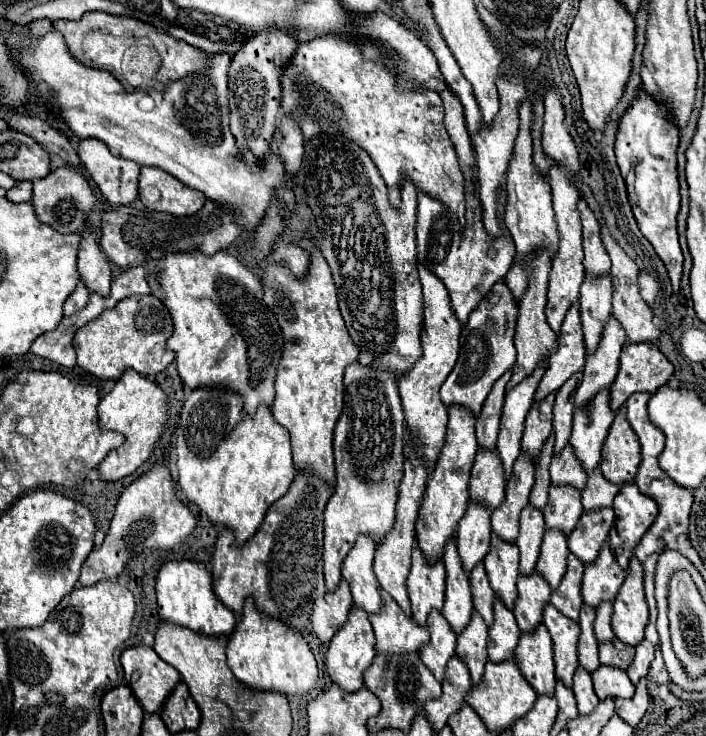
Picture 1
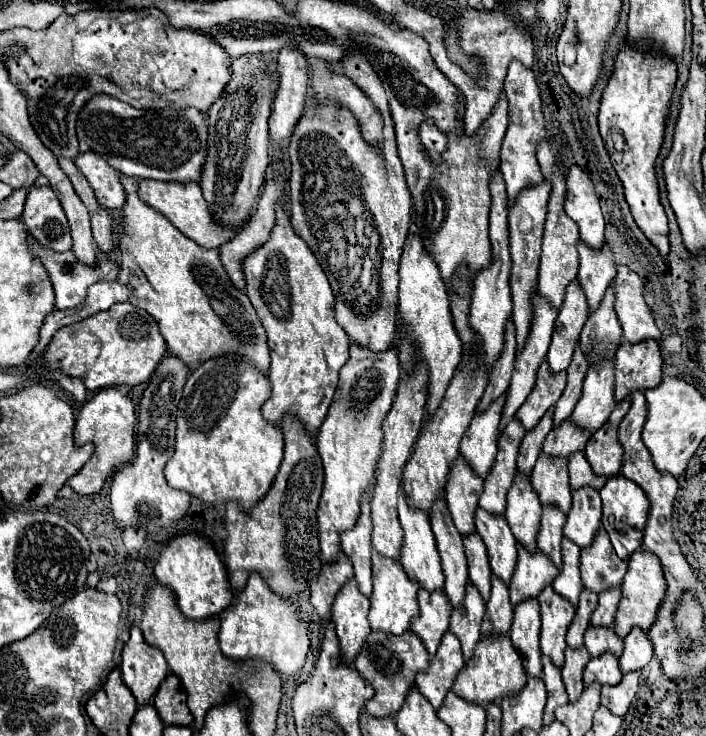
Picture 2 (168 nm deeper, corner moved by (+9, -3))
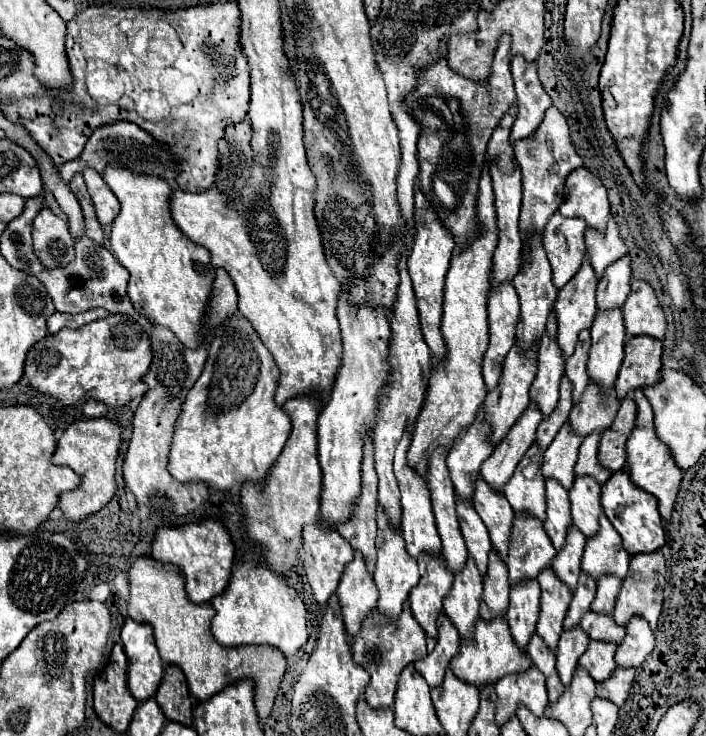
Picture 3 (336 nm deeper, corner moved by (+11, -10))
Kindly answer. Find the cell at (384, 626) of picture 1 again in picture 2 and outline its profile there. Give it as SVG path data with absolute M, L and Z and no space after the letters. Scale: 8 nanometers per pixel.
M373 552L373 594L371 594L371 610L369 610L371 628L389 634L403 634L409 628L411 620L419 614L417 590L419 584L405 574L399 560Z

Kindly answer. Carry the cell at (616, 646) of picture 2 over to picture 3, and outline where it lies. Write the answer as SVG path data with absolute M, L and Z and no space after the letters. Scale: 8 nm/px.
M587 611L579 623L581 629L589 635L593 641L607 641L607 643L621 643L625 639L625 627L619 627L613 617L599 615L593 611Z

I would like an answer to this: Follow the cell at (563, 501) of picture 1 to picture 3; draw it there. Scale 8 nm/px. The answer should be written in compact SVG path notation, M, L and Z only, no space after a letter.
M565 423L561 431L555 435L551 445L543 451L543 463L541 473L545 479L557 479L565 489L573 485L575 473L573 465L577 461L577 449L581 445L583 437L573 435L569 431L569 425Z

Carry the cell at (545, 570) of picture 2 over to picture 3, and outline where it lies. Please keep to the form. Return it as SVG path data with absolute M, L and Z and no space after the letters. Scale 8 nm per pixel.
M517 515L509 541L509 583L517 585L527 579L537 579L543 569L549 569L557 551L549 543L543 525L529 515Z

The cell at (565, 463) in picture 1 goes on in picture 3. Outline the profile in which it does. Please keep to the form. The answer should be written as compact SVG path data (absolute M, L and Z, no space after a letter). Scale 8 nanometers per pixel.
M589 383L585 395L569 413L569 427L573 433L581 437L587 437L595 431L603 433L615 419L617 409L619 409L619 401L615 393L609 393L607 399L601 399L599 389L593 383Z

